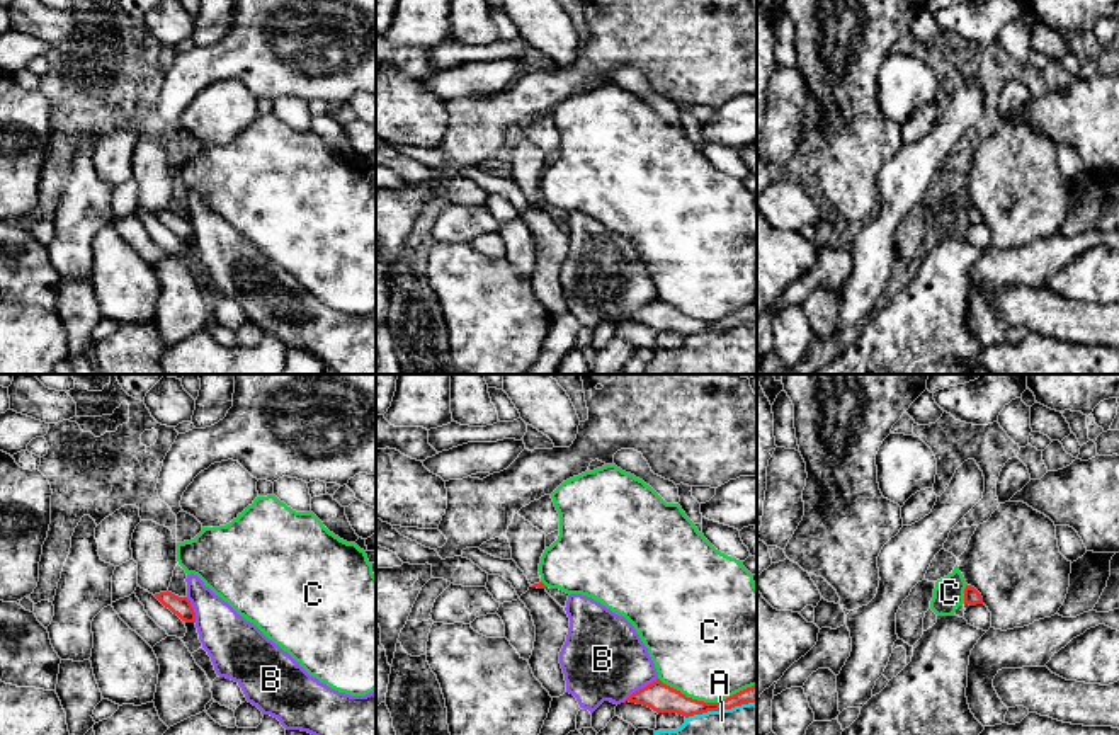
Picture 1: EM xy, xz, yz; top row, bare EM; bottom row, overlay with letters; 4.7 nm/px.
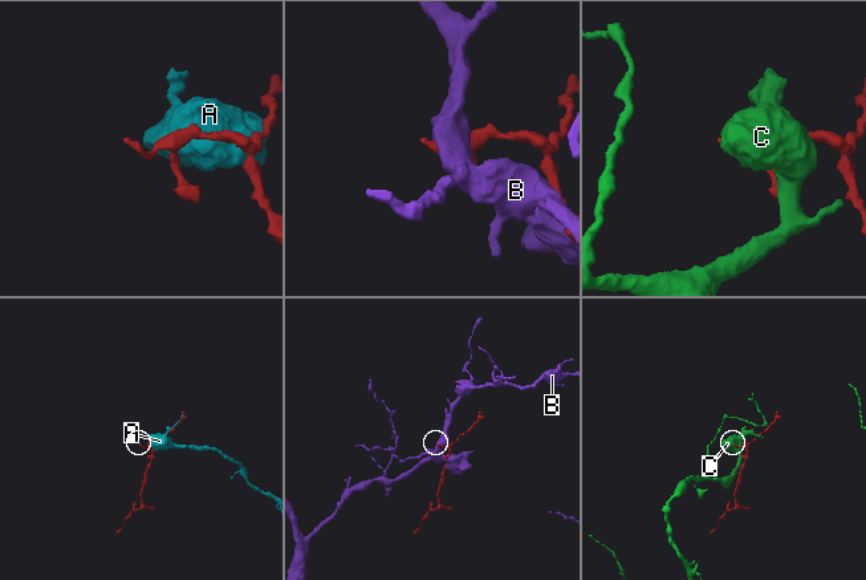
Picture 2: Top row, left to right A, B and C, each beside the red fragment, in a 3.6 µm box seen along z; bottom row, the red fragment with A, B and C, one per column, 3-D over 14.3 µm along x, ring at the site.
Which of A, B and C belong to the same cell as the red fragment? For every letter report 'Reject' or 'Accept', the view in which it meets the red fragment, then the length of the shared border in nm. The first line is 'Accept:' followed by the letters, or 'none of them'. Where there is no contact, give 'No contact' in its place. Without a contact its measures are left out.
Accept: none of them
A: Reject. Touches red in xz. Shared border 340 nm
B: Reject. Touches red in xz. Shared border 200 nm
C: Reject. Touches red in xz. Shared border 460 nm

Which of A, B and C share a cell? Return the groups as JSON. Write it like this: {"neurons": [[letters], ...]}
{"neurons": [["A"], ["B"], ["C"]]}

